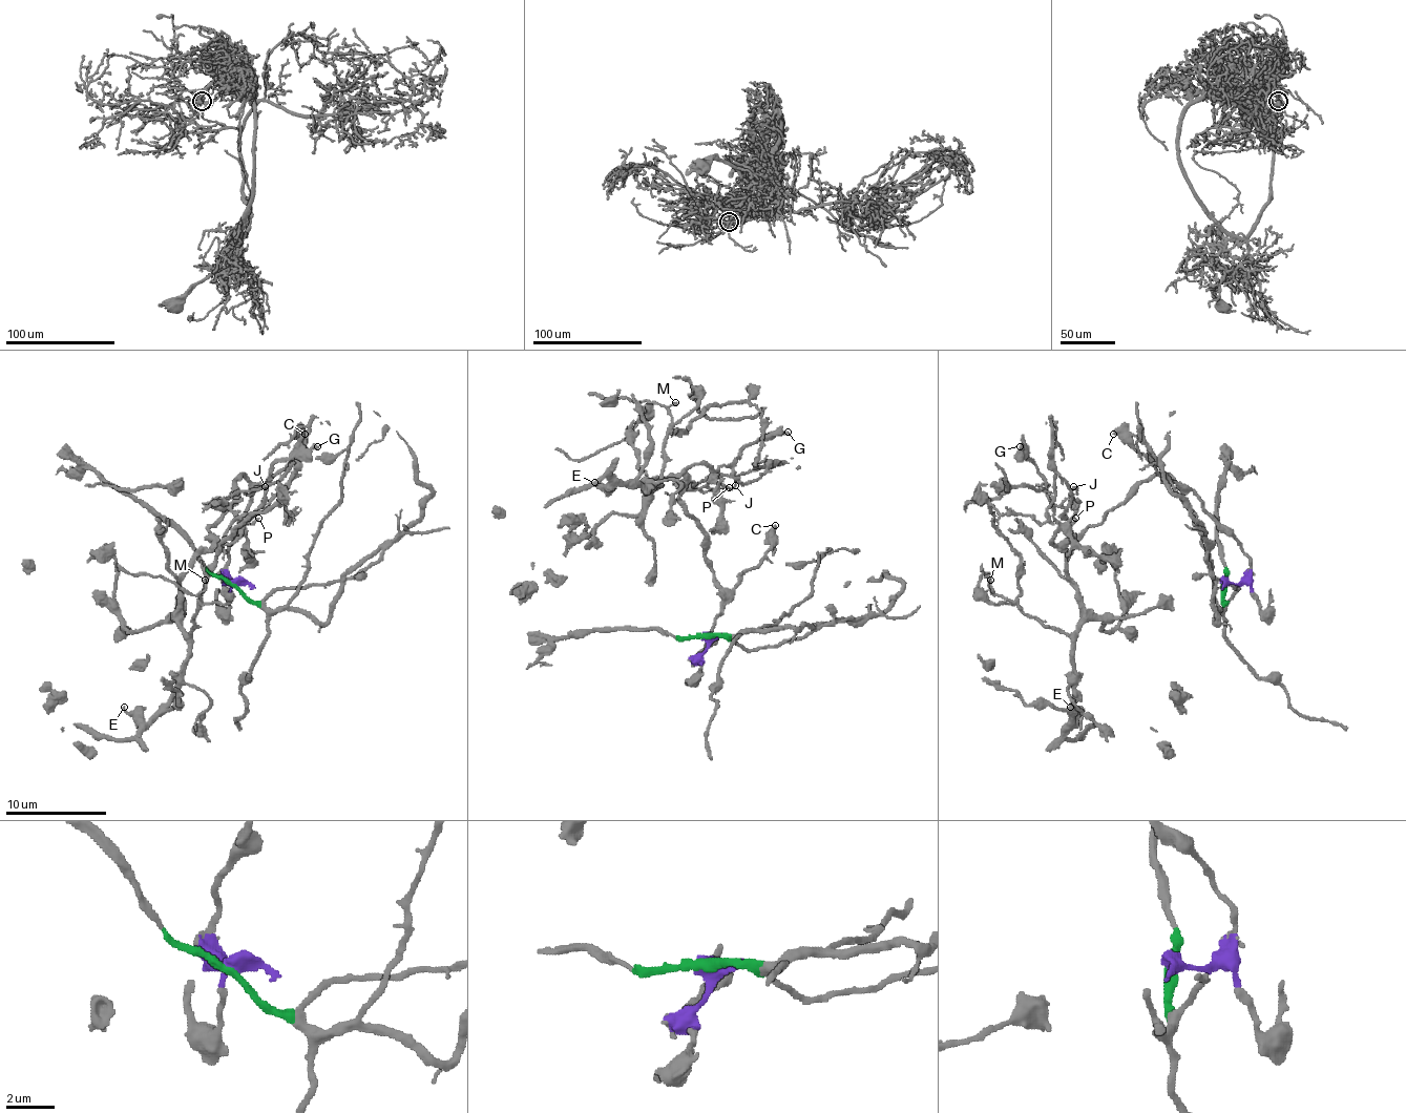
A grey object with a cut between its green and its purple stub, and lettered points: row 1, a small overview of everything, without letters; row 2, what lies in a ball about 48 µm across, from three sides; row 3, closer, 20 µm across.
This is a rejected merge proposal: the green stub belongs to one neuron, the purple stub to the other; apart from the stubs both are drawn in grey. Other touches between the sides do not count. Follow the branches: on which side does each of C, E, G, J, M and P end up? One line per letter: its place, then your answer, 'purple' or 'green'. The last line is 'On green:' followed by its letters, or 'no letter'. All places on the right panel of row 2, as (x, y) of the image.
C: at (1113, 434); purple
E: at (1070, 707); purple
G: at (1020, 446); purple
J: at (1073, 486); purple
M: at (990, 580); purple
P: at (1075, 518); purple
On green: no letter

